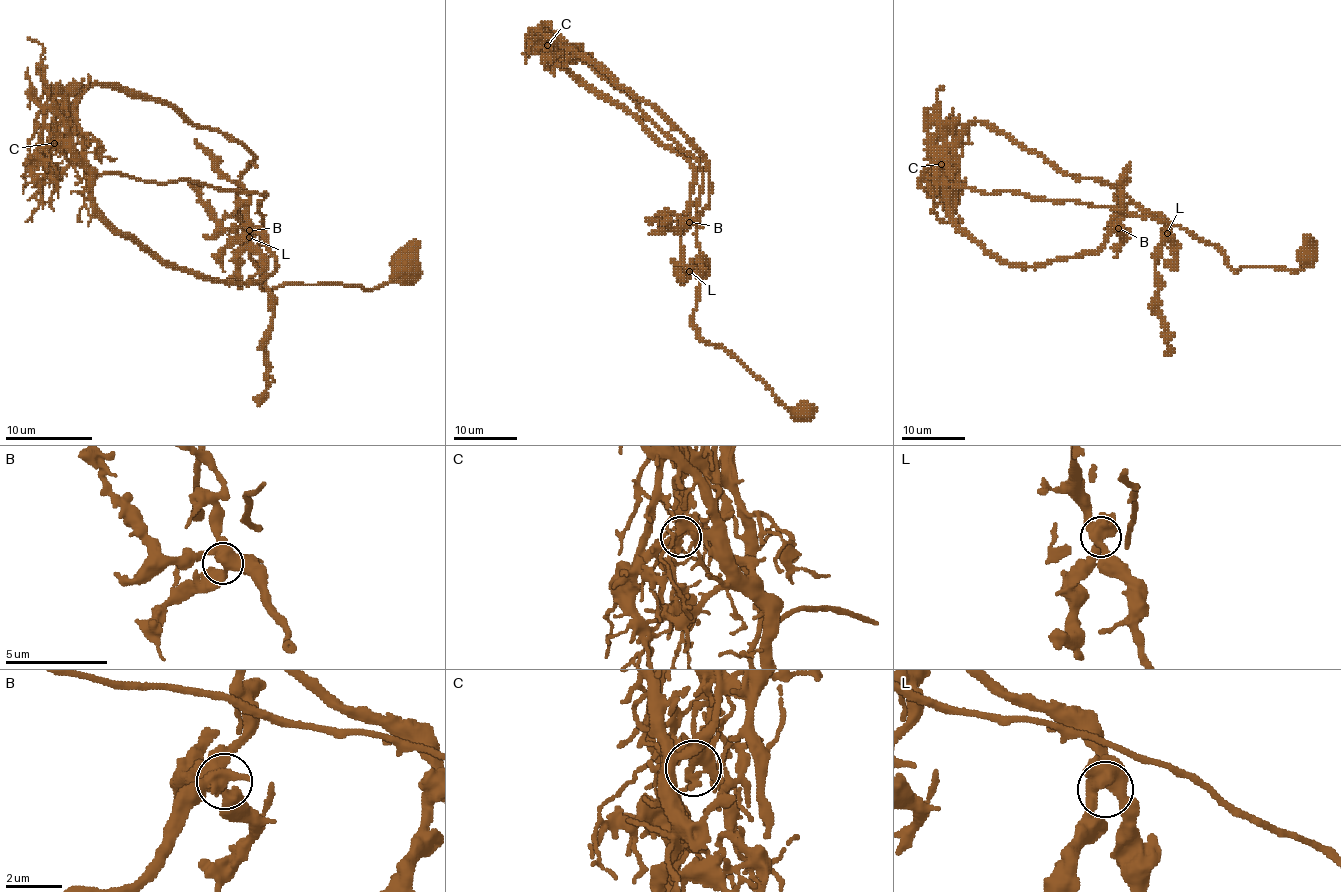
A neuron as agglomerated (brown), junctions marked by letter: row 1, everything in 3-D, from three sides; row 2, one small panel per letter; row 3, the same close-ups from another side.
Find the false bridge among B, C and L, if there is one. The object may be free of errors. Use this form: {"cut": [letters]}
{"cut": ["C"]}

